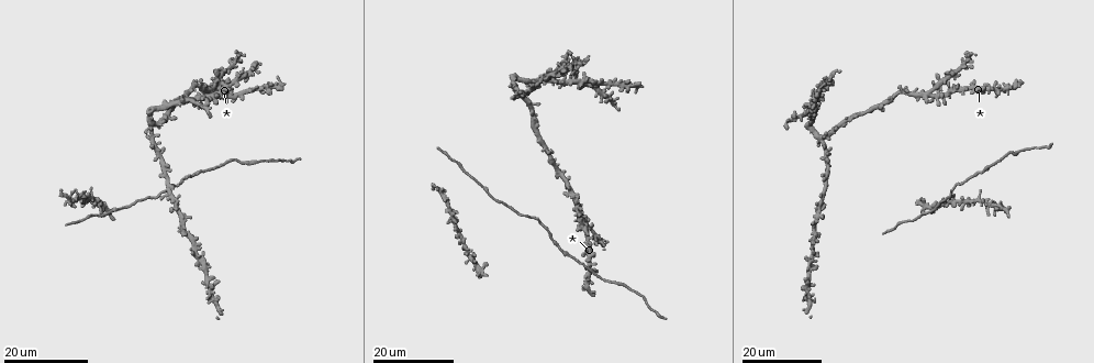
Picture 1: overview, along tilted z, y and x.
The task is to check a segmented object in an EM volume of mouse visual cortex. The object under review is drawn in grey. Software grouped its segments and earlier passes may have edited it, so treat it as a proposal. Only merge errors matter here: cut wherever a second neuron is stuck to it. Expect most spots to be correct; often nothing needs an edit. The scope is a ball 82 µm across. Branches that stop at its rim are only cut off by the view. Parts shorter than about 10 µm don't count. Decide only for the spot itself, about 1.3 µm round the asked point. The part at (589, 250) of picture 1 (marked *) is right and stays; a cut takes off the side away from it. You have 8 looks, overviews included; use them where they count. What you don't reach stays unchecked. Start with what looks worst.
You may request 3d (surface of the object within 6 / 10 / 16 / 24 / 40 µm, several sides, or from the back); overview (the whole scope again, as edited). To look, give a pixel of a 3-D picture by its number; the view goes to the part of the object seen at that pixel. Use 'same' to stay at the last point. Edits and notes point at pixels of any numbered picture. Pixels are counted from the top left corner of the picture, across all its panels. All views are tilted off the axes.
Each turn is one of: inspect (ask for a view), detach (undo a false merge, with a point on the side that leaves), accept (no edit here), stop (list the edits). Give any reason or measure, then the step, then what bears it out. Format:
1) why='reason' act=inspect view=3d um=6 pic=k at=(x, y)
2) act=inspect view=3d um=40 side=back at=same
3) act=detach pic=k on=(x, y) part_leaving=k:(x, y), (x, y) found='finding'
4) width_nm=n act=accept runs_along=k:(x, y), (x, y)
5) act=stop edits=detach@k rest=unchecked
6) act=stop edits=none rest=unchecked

why='four-way junction' act=inspect view=3d um=16 pic=1 at=(152, 128)

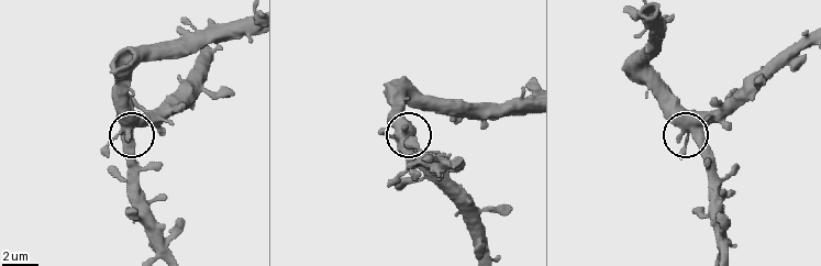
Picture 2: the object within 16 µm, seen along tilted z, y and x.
act=inspect view=3d um=6 pic=2 at=(696, 138)

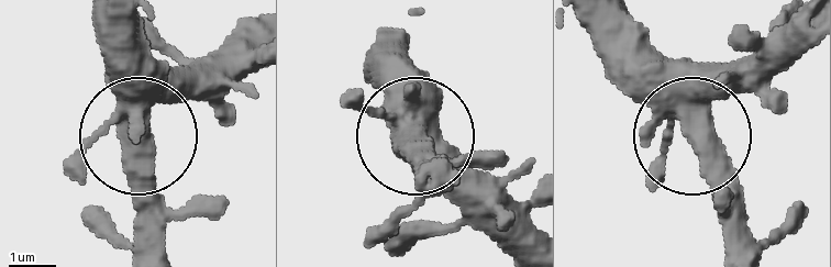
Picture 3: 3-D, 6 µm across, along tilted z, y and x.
arms=4 act=accept found='continuous, no second neuron'

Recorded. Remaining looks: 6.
act=inspect view=3d um=16 pic=1 at=(229, 161)

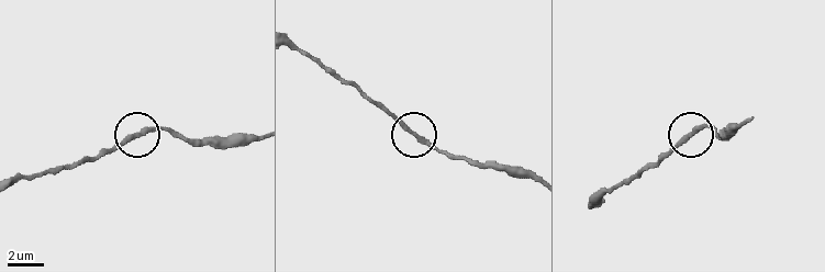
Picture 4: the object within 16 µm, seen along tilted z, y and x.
why='zoom in' act=inspect view=3d um=6 pic=4 at=(696, 132)

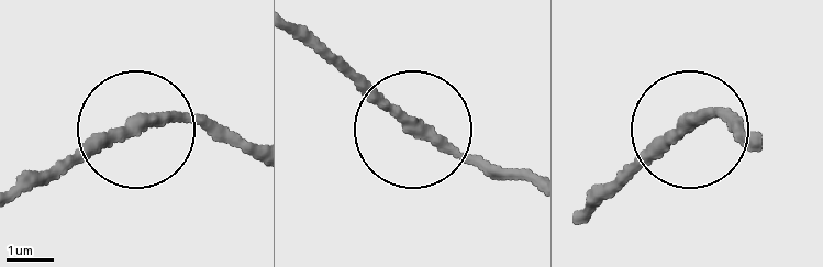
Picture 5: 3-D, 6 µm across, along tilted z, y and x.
act=inspect view=3d um=6 side=back pic=5 at=(409, 122)

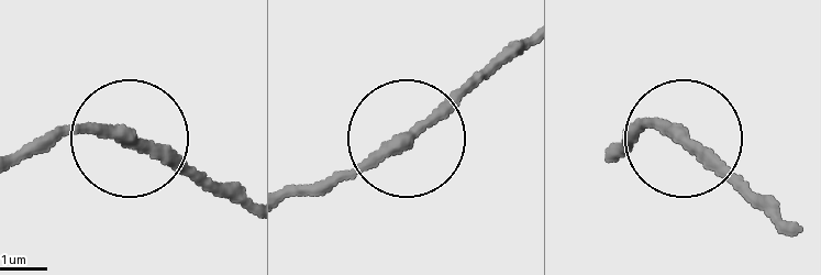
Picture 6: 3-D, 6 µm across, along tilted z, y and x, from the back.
act=accept found='one neuron here'

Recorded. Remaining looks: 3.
act=inspect view=3d um=24 pic=1 at=(927, 89)

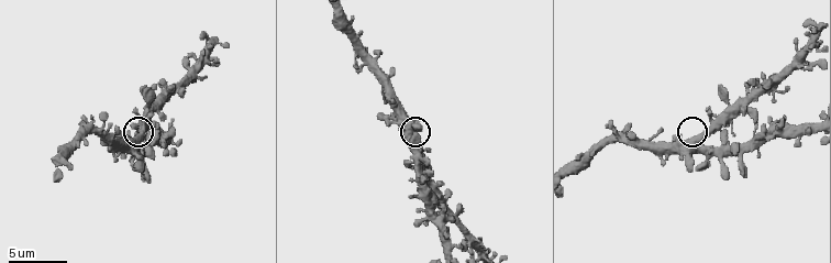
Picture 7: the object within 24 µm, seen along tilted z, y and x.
act=inspect view=3d um=6 pic=7 at=(700, 136)

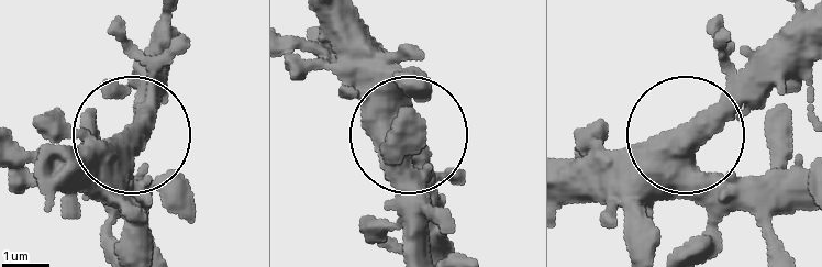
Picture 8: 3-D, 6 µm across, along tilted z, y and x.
side_arm_um=15 act=accept found='all the same neuron'

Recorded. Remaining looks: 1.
act=stop edits=none rest=unchecked

